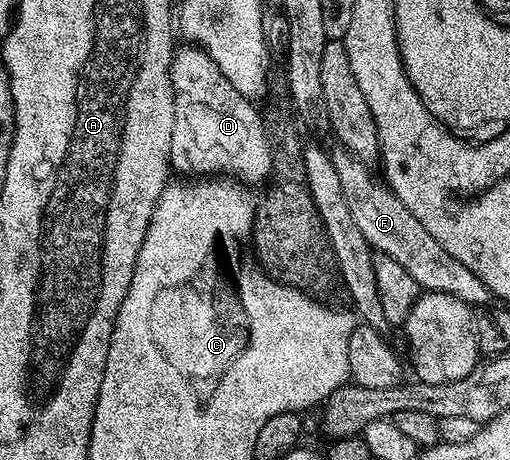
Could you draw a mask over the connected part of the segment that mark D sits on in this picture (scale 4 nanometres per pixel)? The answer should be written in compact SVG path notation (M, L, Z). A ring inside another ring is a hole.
M177 48L172 55L174 135L170 135L171 168L180 173L229 173L237 177L232 178L237 182L263 182L272 172L272 156L261 110L238 95L238 91L230 87L230 79L226 79L214 61L200 49L183 48Z

